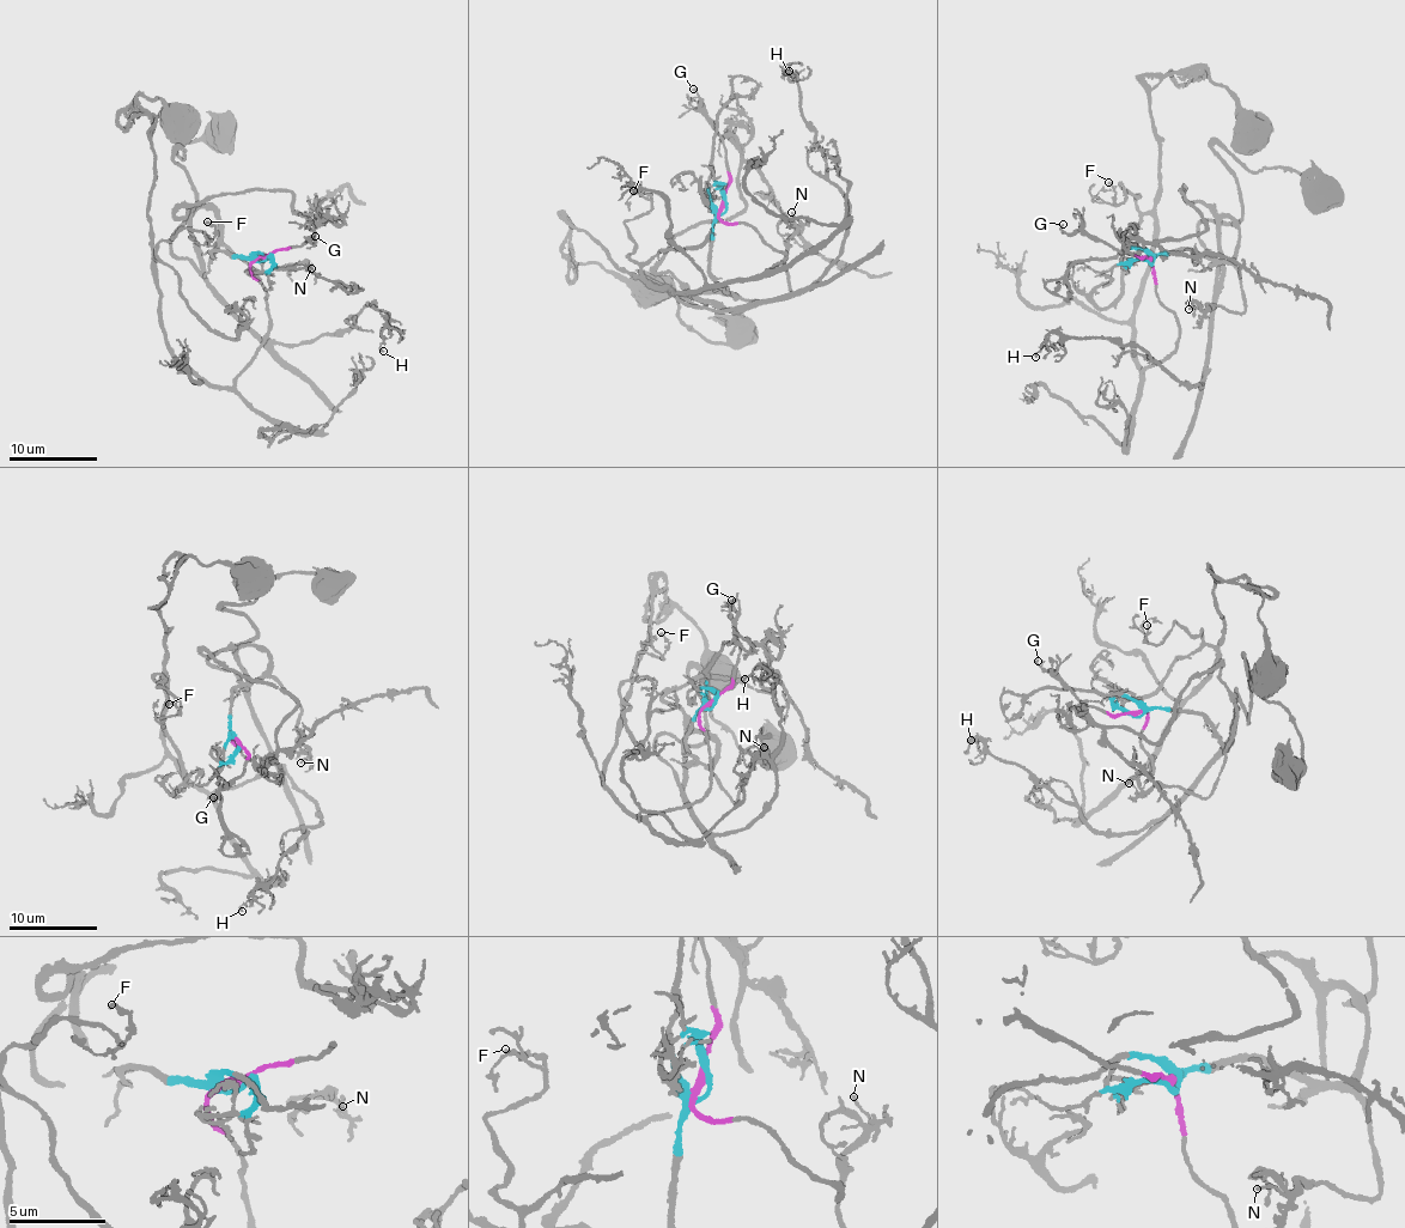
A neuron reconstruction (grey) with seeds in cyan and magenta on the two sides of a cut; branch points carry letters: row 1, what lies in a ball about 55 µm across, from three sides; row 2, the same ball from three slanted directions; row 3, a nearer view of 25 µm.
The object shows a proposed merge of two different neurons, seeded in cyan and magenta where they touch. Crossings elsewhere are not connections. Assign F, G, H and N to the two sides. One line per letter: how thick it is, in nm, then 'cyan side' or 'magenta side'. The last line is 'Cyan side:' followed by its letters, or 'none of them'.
F: 140 nm thick; magenta side
G: 170 nm thick; magenta side
H: 140 nm thick; cyan side
N: 130 nm thick; cyan side
Cyan side: H, N

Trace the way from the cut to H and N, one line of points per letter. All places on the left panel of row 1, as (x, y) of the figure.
H: (265, 257), (211, 250), (217, 211), (192, 214), (201, 273), (266, 339), (369, 304), (383, 351)
N: (265, 257), (211, 250), (213, 253), (219, 244), (225, 244), (266, 274), (310, 263), (311, 267)

